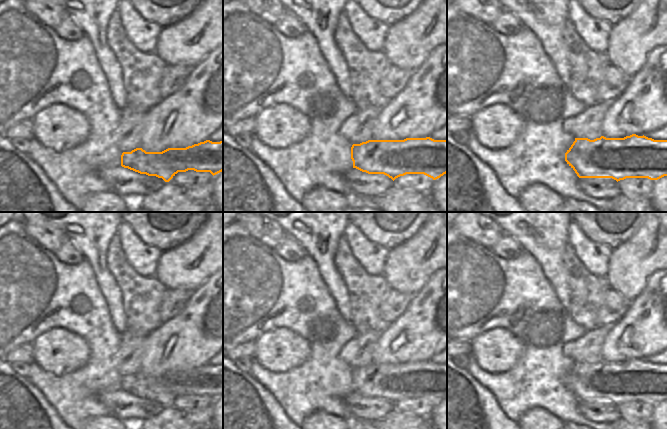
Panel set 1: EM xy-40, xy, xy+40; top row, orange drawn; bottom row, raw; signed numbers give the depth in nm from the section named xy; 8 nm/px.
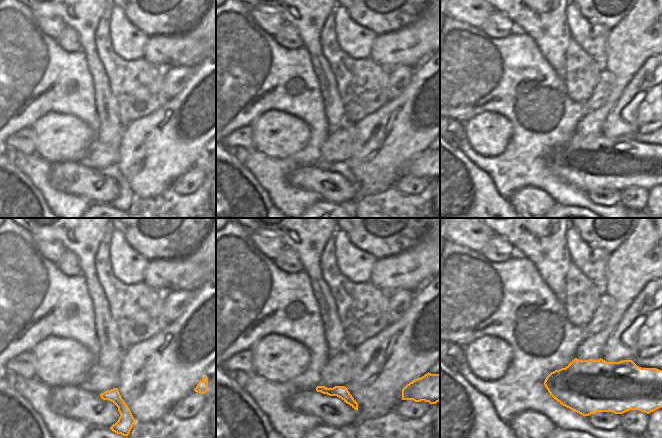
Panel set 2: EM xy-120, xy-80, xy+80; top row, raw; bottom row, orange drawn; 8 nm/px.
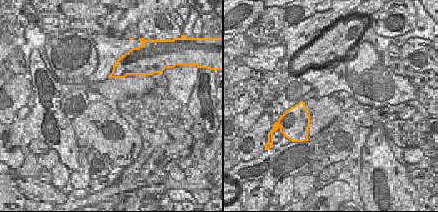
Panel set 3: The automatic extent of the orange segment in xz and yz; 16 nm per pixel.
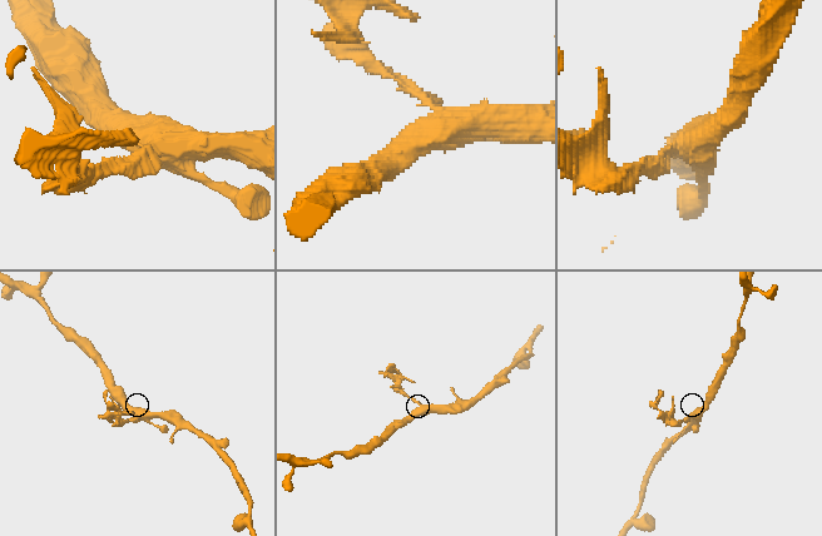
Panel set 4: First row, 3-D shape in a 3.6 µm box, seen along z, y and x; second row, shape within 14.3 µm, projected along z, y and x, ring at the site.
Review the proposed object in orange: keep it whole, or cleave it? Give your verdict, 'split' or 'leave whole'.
split

